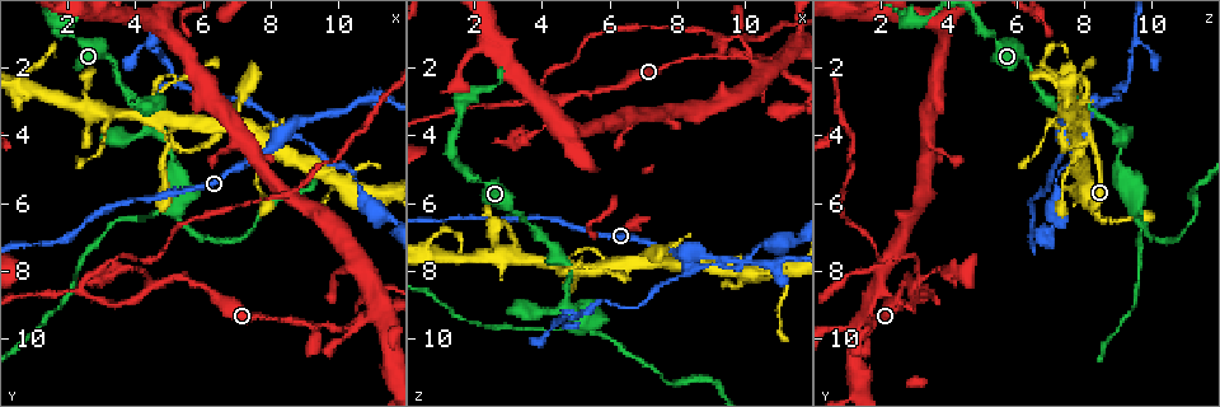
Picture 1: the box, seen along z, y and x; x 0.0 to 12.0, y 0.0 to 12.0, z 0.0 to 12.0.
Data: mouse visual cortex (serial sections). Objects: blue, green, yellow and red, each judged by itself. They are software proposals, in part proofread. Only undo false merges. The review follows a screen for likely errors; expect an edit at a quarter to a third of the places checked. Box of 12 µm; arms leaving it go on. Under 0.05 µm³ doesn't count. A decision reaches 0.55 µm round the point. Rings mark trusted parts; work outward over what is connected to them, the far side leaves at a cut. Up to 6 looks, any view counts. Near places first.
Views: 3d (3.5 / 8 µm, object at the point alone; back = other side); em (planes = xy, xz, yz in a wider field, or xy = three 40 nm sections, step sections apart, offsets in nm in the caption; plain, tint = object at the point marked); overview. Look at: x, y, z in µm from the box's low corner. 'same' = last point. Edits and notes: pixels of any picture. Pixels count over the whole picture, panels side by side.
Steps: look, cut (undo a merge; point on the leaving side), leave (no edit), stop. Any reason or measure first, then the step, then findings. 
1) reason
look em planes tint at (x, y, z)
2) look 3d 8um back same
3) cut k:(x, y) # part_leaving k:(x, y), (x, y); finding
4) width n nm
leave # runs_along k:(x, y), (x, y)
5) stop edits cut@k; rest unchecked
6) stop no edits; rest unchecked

sharp bend
look 3d 3.5um at (5.1, 3.6, 8.0)

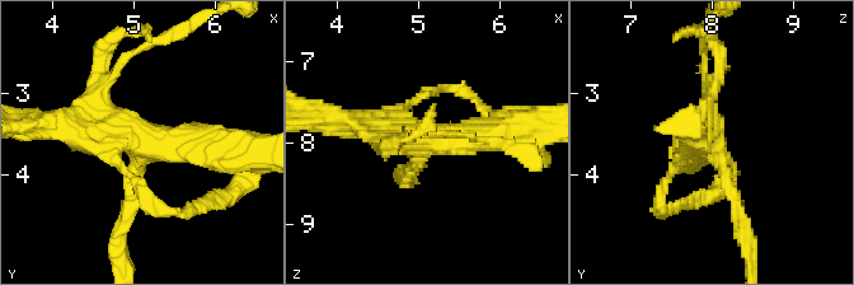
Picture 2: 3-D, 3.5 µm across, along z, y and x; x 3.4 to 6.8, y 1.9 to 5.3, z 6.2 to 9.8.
now the EM
look em xy step 5 tint at (5.00, 3.55, 7.90)

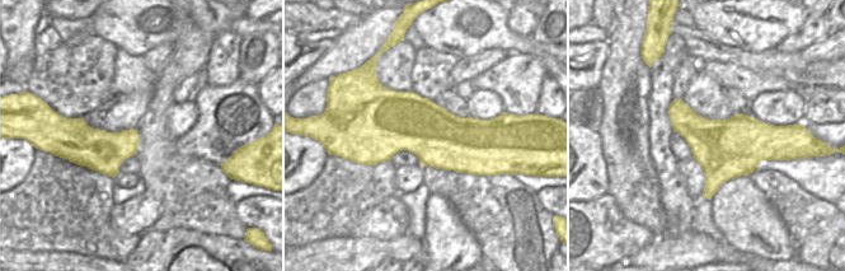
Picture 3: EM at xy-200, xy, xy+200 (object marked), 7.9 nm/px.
width 460 nm
leave # runs_along 2:(127, 202), (150, 148), (54, 129); one cell here

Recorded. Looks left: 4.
look 3d 3.5um at (9.0, 9.6, 1.6)

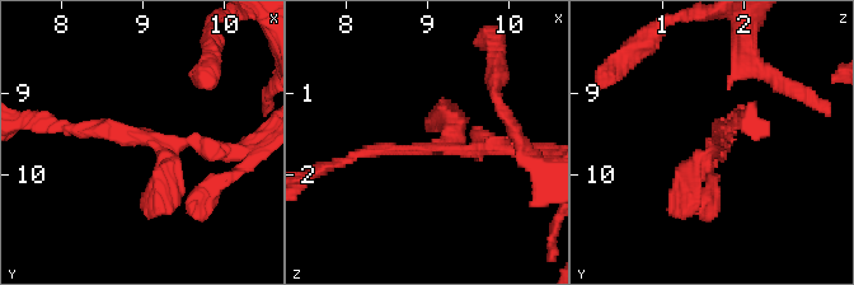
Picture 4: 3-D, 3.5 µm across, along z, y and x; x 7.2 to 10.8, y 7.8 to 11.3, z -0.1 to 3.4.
arms 3; arm_widths 150, 200, 300 nm
look em planes tint at (9.05, 9.55, 1.65)

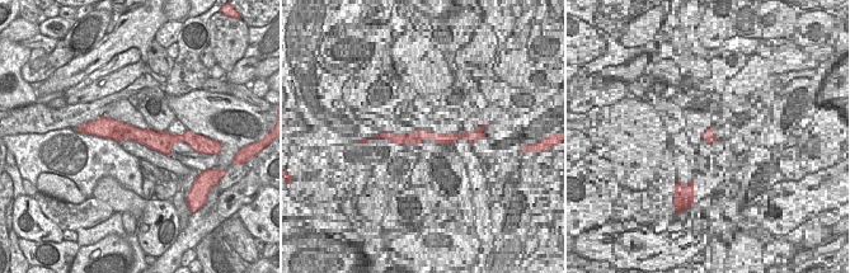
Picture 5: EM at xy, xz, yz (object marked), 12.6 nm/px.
leave # runs_along 5:(98, 131), (179, 139); continuous, no second cell

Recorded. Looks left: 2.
calibre changes
look 3d 3.5um at (11.1, 9.2, 1.6)

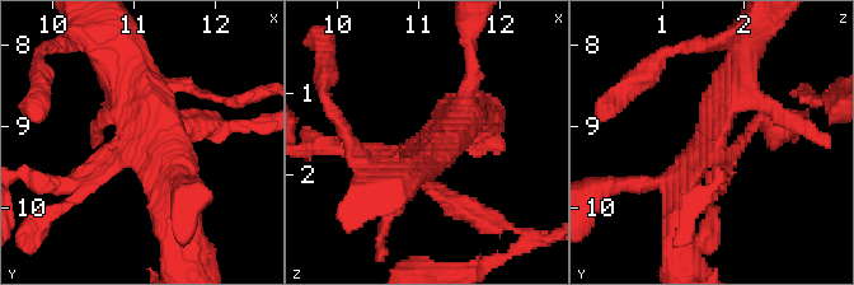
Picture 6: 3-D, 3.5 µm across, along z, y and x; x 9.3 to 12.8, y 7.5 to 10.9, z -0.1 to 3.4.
arms 3; arm_widths 150, 400, 400 nm; need the tissue
look em planes tint at (11.15, 9.20, 1.60)

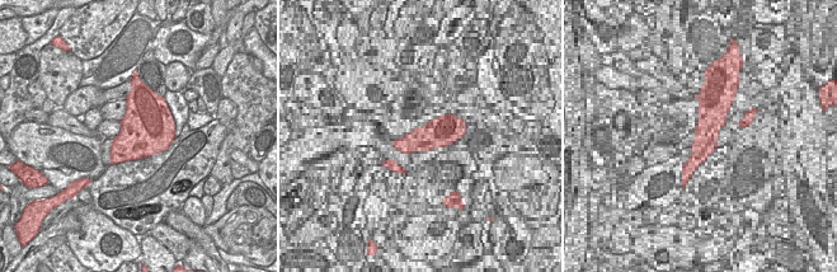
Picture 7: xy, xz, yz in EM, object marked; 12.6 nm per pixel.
cut 6:(160, 150) # a second cell is stuck on

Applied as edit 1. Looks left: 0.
stop edits cut@6; rest unchecked

